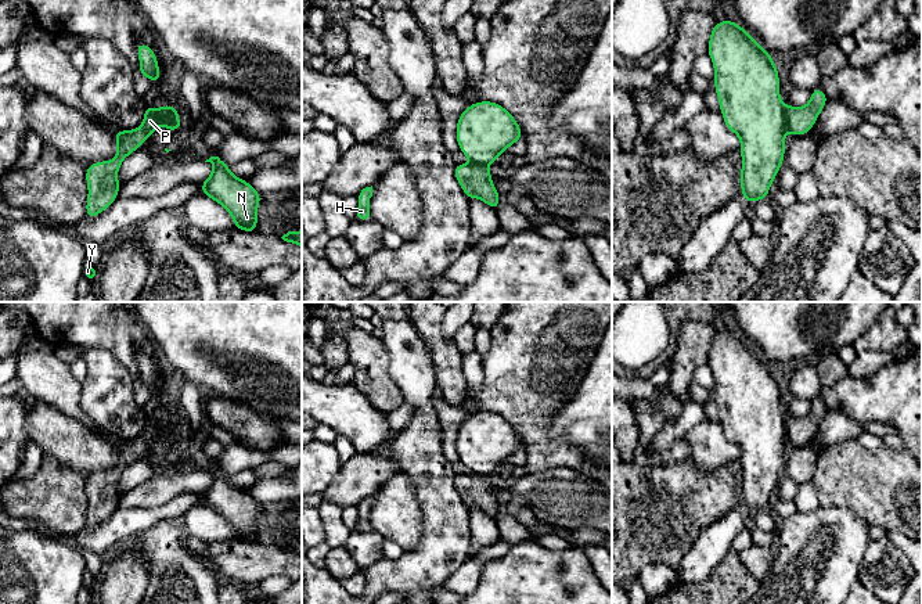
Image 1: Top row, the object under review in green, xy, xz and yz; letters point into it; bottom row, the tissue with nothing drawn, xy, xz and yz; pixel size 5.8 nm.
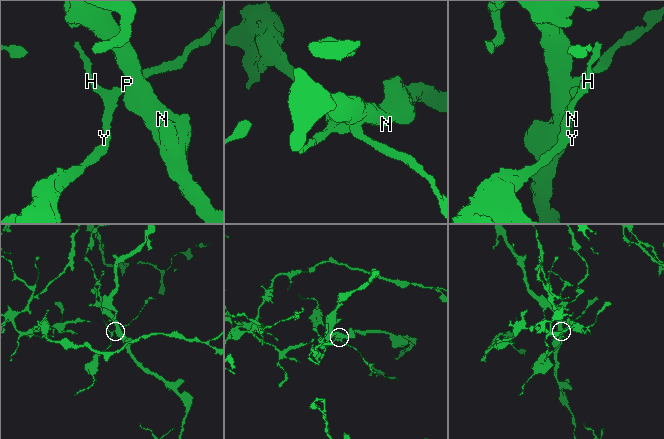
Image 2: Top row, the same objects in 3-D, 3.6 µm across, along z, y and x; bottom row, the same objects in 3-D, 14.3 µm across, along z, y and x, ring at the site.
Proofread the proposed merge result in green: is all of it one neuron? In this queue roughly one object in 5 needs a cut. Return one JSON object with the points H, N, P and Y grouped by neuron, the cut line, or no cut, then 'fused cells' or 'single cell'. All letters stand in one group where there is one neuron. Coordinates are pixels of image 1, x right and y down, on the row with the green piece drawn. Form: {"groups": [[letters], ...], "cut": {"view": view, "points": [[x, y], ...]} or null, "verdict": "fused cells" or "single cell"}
{"groups": [["H", "P", "Y"], ["N"]], "cut": {"view": "xy", "points": [[170, 105], [172, 111], [165, 122], [165, 129]]}, "verdict": "fused cells"}

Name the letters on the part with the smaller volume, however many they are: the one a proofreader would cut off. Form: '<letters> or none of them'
H, P, Y

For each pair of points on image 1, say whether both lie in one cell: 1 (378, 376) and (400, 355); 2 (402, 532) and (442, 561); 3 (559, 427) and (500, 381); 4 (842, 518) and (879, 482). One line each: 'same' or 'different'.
1: different
2: different
3: different
4: different

